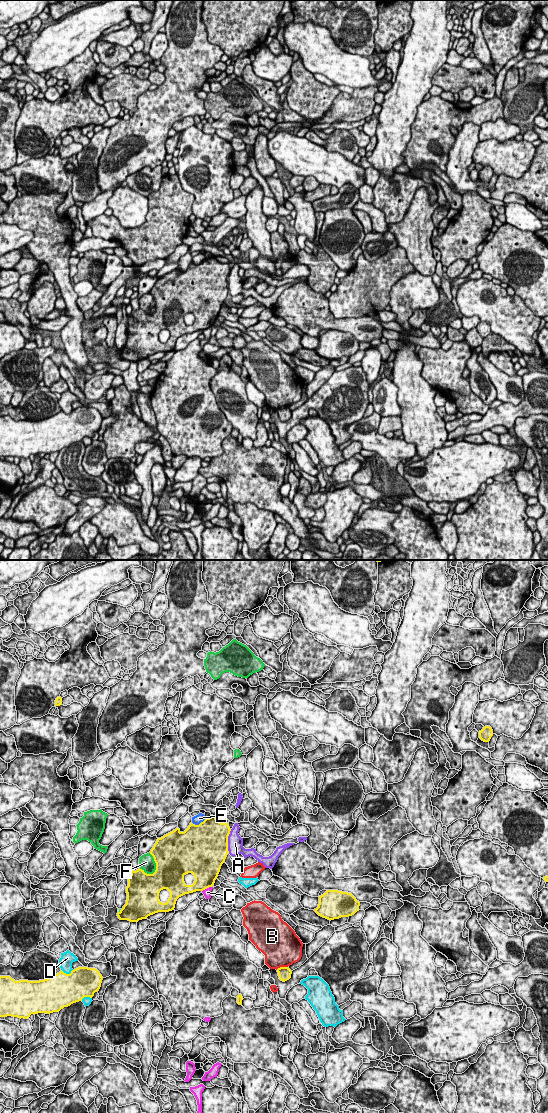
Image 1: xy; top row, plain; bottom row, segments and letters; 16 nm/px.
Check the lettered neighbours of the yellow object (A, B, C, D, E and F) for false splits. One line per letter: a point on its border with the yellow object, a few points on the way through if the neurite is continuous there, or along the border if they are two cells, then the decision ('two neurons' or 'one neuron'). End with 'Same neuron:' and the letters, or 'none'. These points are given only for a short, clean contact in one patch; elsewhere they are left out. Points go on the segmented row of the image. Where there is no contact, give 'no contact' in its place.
A: xy (227, 841) | along xy (231, 829), (228, 835), (228, 852) | two neurons
B: xy (281, 967) | two neurons
C: xy (206, 888) | along xy (211, 886), (202, 891) | two neurons
D: xy (67, 974) | two neurons
E: xy (199, 824) | two neurons
F: xy (156, 864) | two neurons
Same neuron: none

